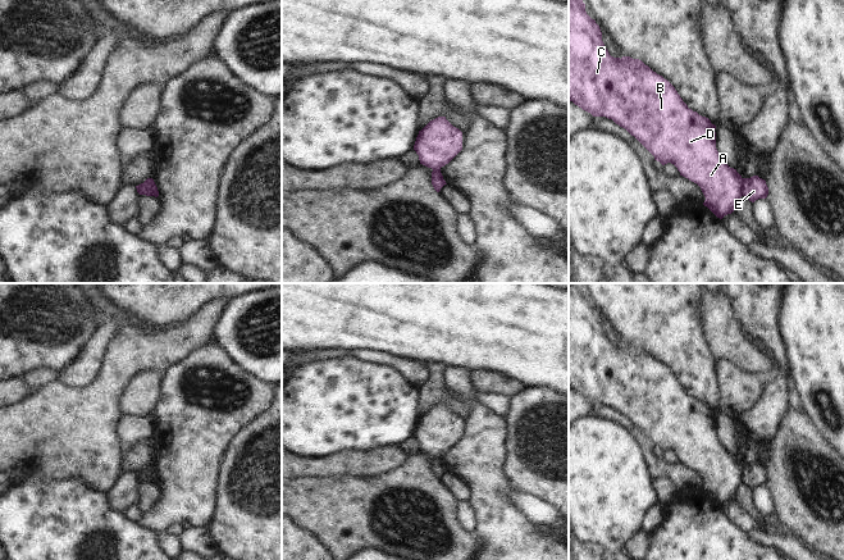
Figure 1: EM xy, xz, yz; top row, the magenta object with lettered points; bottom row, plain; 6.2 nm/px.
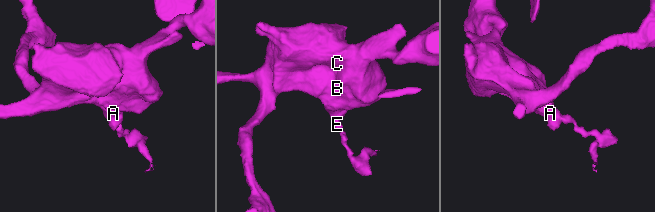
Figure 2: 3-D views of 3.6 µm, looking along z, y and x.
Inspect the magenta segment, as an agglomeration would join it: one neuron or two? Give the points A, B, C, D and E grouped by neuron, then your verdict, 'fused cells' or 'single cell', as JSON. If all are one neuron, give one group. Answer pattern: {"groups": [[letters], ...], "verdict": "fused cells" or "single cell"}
{"groups": [["A", "B", "C", "D"], ["E"]], "verdict": "fused cells"}

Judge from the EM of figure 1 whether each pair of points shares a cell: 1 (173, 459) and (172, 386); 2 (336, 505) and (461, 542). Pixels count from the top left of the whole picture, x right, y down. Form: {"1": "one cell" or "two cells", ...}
{"1": "one cell", "2": "one cell"}

